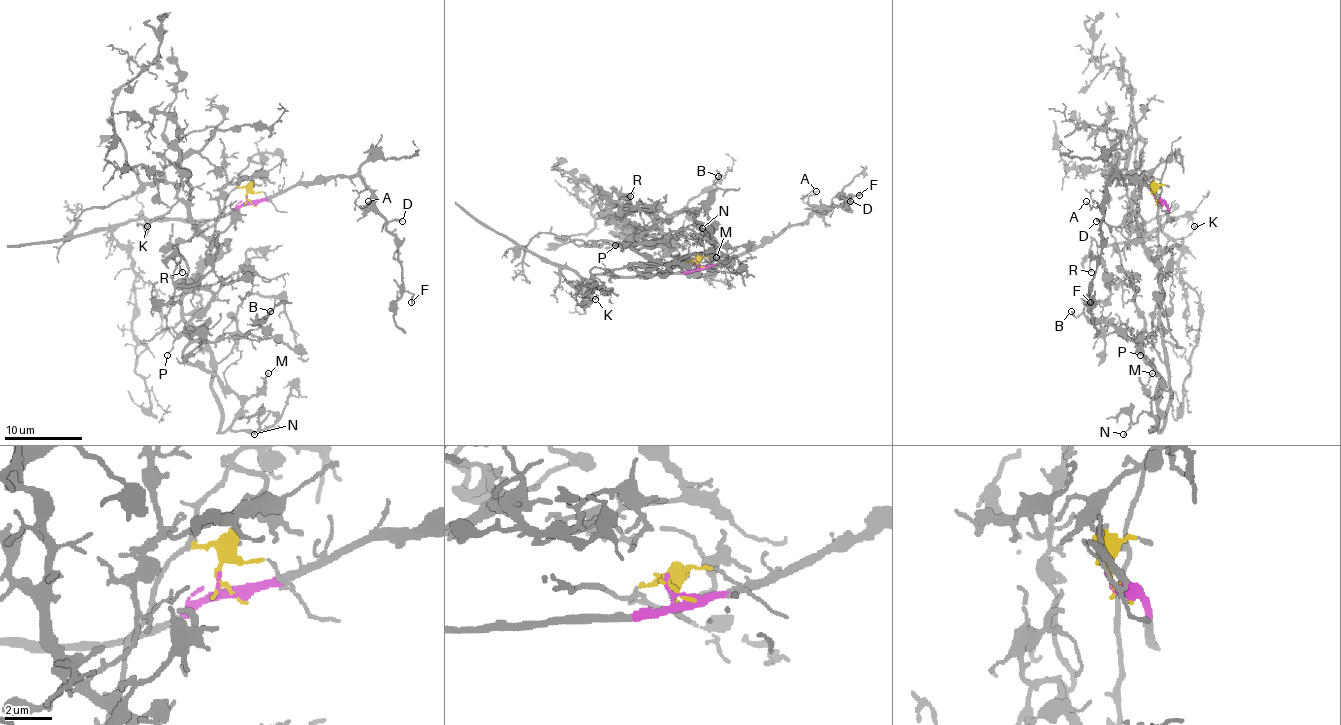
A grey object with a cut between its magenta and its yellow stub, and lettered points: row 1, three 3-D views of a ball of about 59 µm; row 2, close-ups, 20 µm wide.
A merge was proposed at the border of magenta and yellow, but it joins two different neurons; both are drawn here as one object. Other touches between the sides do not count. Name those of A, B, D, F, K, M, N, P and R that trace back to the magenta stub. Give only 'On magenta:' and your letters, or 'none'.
On magenta: A, D, F, K

